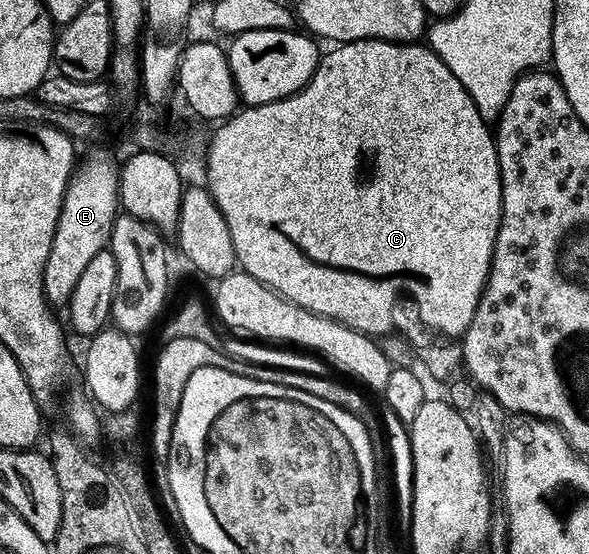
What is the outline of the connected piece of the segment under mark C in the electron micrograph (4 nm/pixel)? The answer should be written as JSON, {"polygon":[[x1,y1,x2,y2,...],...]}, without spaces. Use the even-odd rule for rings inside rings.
{"polygon":[[360,39,334,46,320,56,311,81,291,97,267,105,246,106,229,116,207,143,206,177,209,196,227,221,240,270,289,299,295,305,370,337,390,334,393,306,406,295,421,310,421,319,441,337,461,337,475,317,479,297,491,269,495,241,501,224,501,170,495,135,480,116,467,89,440,57,424,42,392,43]]}

